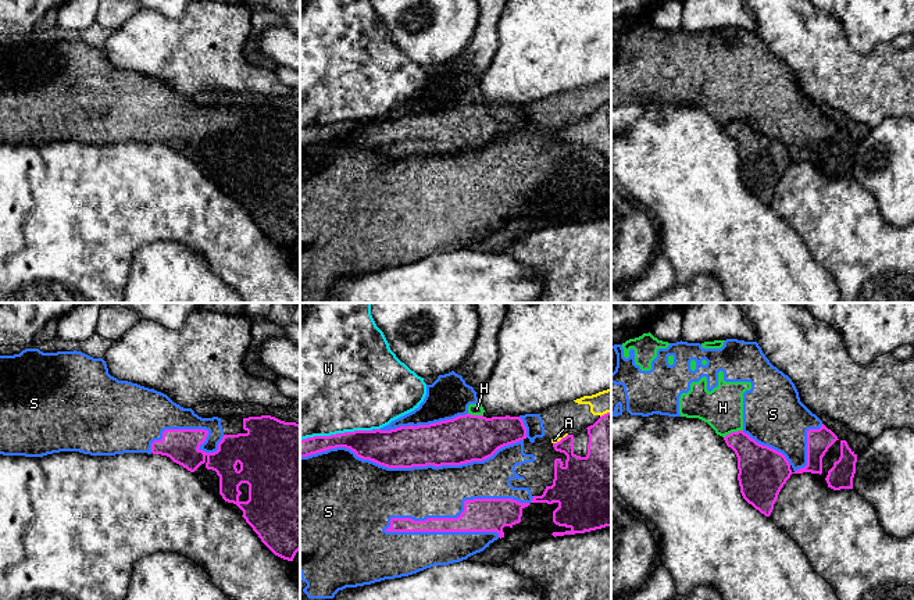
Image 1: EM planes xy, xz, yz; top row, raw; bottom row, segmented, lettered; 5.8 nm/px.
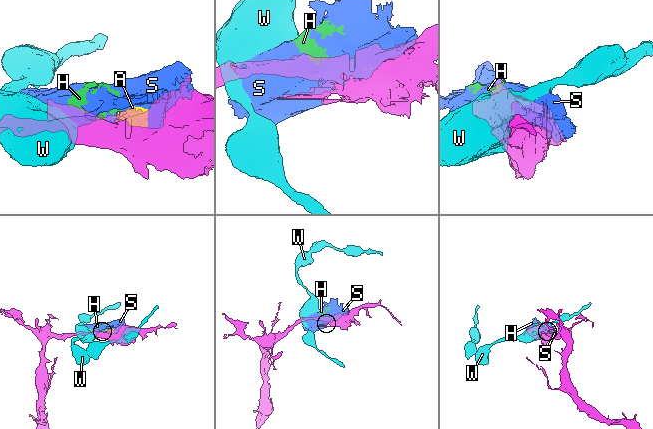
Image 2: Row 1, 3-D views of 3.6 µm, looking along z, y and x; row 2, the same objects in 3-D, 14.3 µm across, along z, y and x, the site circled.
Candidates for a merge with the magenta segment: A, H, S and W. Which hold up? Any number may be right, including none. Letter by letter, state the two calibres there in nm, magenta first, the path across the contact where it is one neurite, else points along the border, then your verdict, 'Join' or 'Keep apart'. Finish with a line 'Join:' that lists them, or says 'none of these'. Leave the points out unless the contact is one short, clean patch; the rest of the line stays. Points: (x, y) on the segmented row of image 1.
A: Thickness 240 nm (magenta) against 30 nm. Keep apart
H: Thickness 240 nm (magenta) against 240 nm. Boundary: yz (742, 429), (732, 431), (724, 438). Keep apart
S: Thickness 190 nm (magenta) against 300 nm. Keep apart
W: Thickness 180 nm (magenta) against 500 nm. Keep apart
Join: none of these

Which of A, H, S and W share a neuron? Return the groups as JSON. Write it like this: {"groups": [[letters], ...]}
{"groups": [["A", "H", "S"], ["W"]]}

